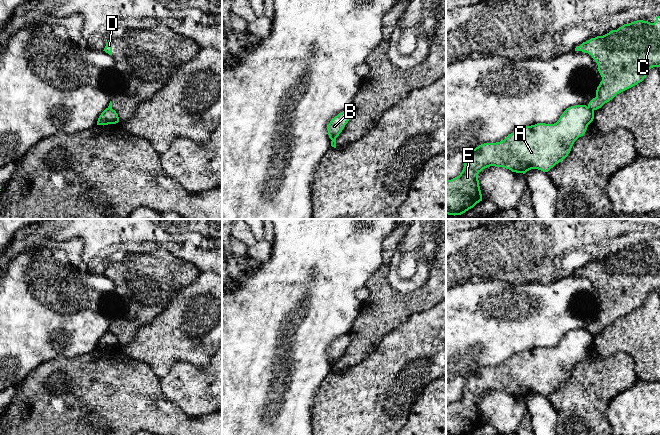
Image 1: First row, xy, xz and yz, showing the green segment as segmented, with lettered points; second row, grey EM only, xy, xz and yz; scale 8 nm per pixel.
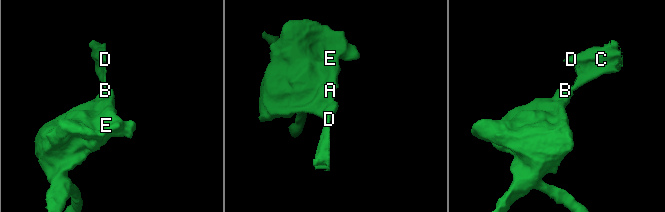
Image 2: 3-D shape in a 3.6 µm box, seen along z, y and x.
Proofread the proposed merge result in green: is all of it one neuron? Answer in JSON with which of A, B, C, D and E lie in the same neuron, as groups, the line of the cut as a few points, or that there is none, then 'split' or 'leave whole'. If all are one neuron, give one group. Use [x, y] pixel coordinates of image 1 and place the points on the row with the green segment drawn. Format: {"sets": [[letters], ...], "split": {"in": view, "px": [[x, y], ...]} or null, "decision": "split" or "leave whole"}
{"sets": [["A", "B", "E"], ["C", "D"]], "split": {"in": "yz", "px": [[588, 106], [593, 111]]}, "decision": "split"}

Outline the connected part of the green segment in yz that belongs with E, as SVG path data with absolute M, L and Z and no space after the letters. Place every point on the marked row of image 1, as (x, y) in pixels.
M575 105L567 108L554 124L524 126L500 142L479 145L467 155L460 175L446 181L446 214L461 215L482 201L478 174L487 167L503 167L523 174L531 169L548 172L568 156L574 142L585 134L593 119L593 110L586 105Z

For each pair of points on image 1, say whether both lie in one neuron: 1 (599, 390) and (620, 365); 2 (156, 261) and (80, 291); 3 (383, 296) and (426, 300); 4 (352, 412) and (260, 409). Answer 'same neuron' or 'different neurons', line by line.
1: same neuron
2: different neurons
3: same neuron
4: different neurons

